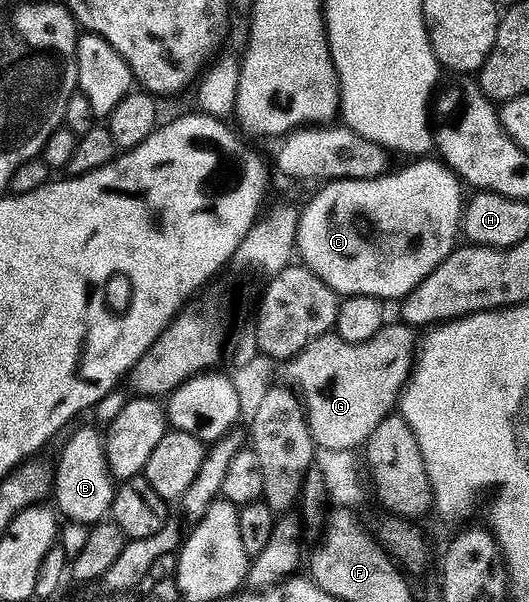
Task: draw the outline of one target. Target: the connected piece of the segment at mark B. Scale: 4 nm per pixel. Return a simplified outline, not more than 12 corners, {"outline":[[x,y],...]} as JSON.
{"outline":[[69,431],[52,502],[91,527],[109,515],[116,479],[103,431]]}

